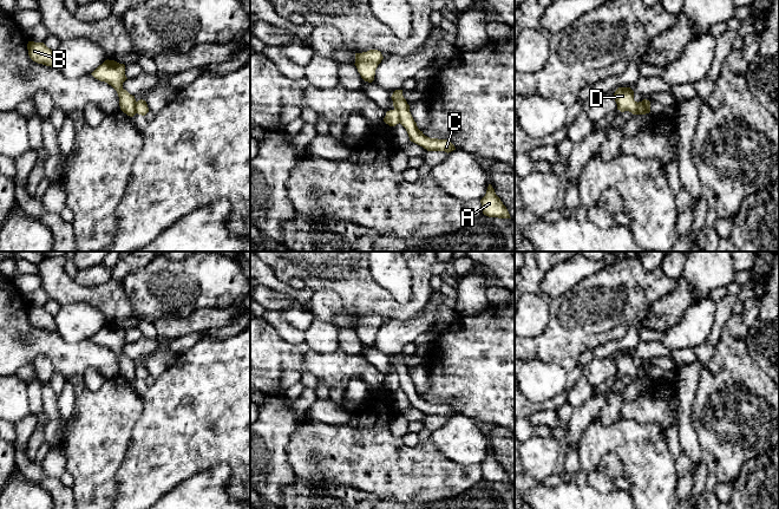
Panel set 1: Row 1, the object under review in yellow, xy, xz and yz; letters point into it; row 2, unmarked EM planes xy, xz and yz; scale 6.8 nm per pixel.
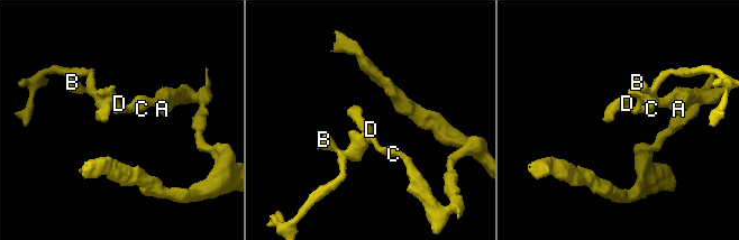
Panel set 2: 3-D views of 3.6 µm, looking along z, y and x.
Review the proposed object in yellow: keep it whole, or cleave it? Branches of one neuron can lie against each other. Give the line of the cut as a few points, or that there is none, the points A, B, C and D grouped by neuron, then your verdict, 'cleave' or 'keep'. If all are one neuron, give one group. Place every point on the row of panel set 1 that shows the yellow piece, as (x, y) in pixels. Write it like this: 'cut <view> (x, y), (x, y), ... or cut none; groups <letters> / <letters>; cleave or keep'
cut yz (643, 100), (645, 109), (640, 113); groups A C D / B; cleave

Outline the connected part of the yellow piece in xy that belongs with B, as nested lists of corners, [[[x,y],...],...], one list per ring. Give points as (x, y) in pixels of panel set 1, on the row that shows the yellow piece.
[[[28,41],[27,44],[30,58],[46,66],[55,66],[54,52],[48,48],[44,43]]]

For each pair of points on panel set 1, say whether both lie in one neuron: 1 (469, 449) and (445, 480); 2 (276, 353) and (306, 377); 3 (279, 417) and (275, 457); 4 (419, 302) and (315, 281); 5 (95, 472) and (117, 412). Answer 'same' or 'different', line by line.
1: different
2: different
3: same
4: same
5: same

